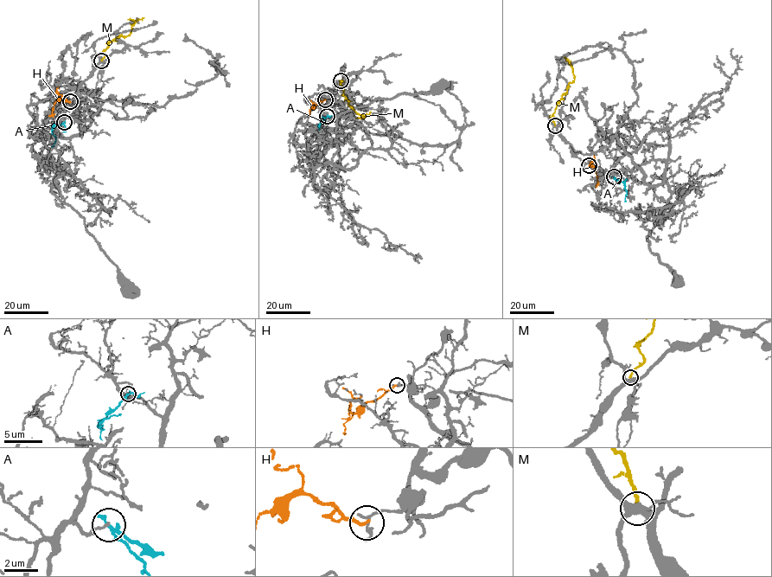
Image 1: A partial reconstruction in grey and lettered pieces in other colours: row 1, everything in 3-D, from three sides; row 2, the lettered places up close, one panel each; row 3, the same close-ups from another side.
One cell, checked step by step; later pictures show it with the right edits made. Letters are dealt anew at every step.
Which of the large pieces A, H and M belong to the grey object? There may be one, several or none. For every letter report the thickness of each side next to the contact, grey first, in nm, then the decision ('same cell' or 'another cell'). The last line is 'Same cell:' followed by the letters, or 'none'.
A: 120/200 nm | another cell
H: 240/190 nm | another cell
M: 360/240 nm | another cell
Same cell: none

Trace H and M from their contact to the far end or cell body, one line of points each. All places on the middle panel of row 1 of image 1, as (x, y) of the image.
H: (325, 99), (311, 107), (309, 99)
M: (341, 80), (348, 105), (362, 115), (362, 118), (371, 112)

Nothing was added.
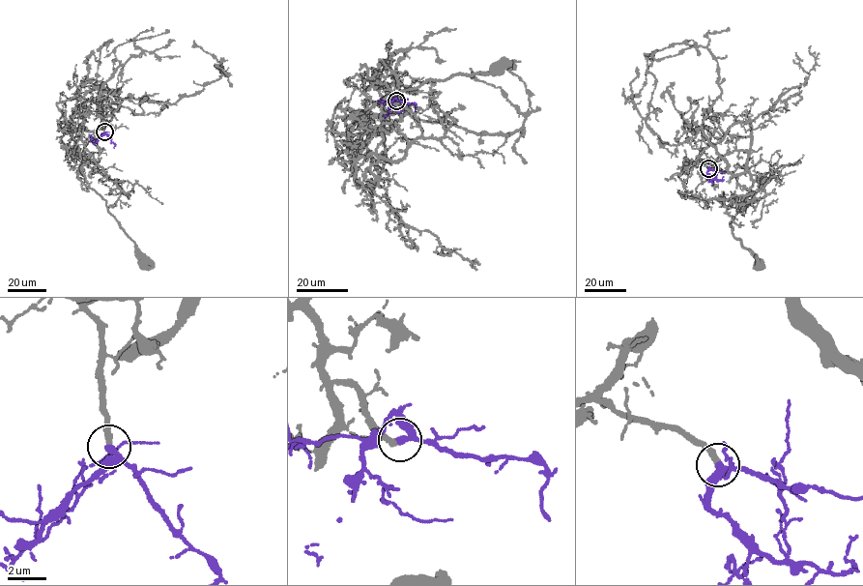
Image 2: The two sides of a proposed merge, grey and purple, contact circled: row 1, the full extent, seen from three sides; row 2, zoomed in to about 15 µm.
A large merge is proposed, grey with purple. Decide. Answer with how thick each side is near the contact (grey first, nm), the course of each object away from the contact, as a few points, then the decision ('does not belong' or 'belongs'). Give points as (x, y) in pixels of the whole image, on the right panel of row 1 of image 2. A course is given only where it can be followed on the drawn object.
320 nm thick on the grey side, 280 nm on the other; grey runs (708, 168), (695, 161), (701, 153), (749, 121), (746, 172), (753, 186), (731, 224), (759, 263); purple runs (708, 168), (707, 174), (715, 179), (715, 161); belongs

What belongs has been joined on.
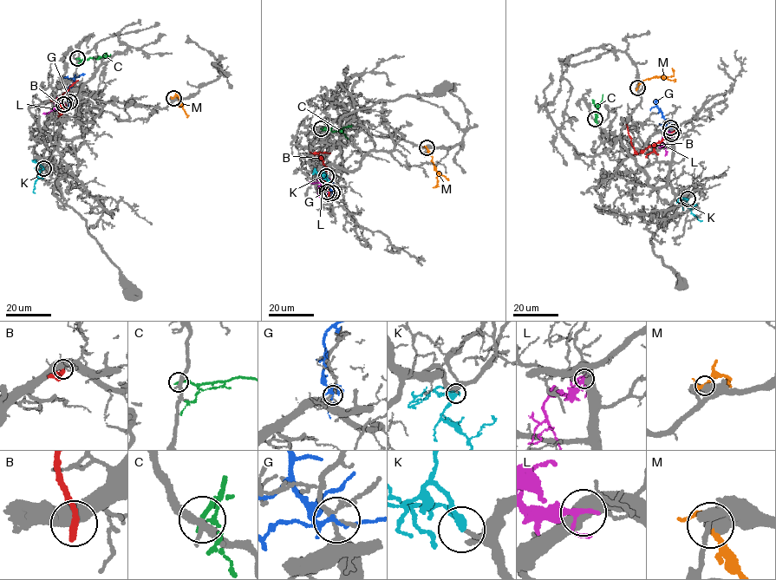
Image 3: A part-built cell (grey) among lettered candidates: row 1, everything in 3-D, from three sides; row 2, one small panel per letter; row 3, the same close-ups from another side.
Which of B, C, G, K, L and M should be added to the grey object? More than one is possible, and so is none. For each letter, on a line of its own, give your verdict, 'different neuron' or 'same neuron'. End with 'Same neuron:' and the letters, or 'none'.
B: different neuron
C: different neuron
G: different neuron
K: same neuron
L: different neuron
M: different neuron
Same neuron: K

